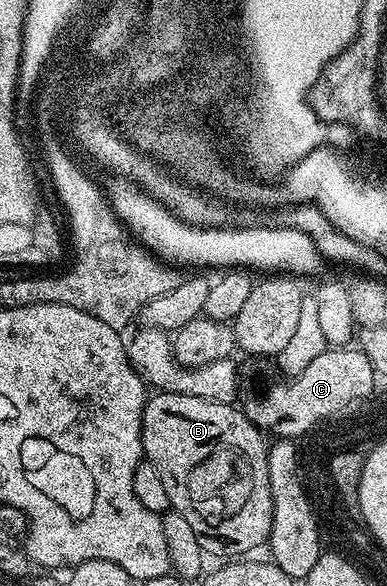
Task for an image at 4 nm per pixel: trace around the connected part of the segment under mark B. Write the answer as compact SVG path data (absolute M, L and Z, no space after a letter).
M158 391L151 394L142 410L142 454L145 462L156 465L156 473L164 480L164 490L168 492L168 501L176 513L183 515L196 532L196 541L200 541L203 552L210 555L226 555L222 557L246 557L249 551L265 544L270 538L272 529L272 489L268 481L268 439L267 436L246 416L245 410L239 409L234 403L208 401L204 397L192 397L184 393Z

